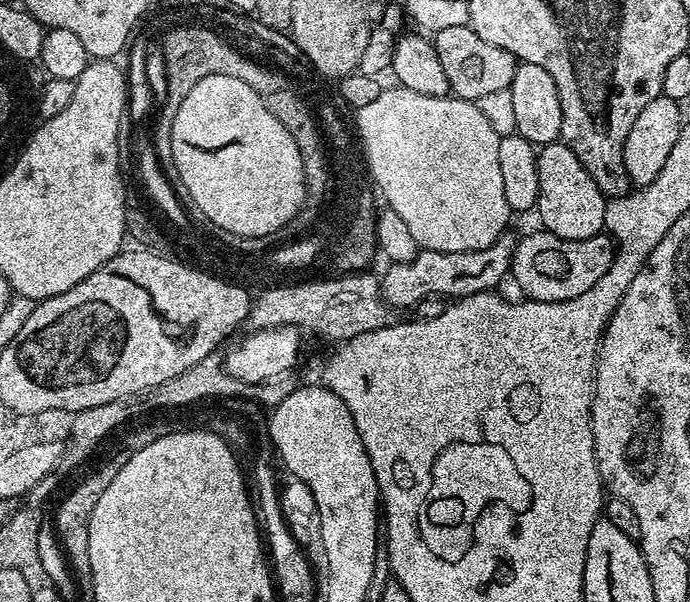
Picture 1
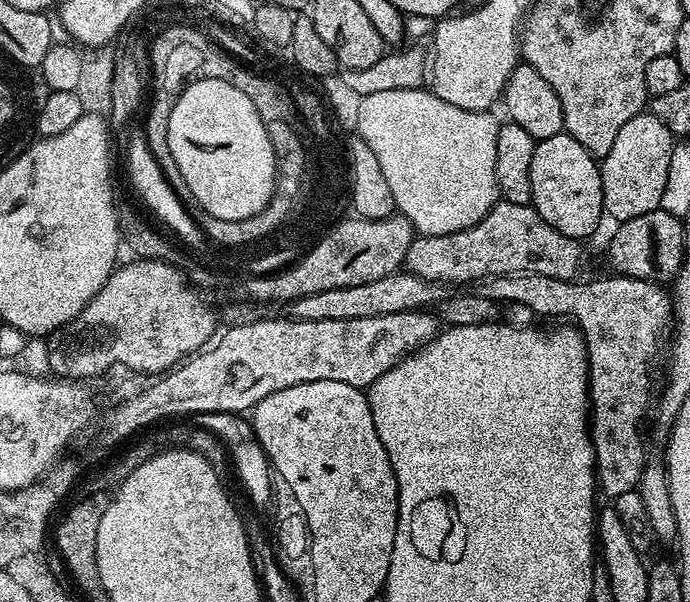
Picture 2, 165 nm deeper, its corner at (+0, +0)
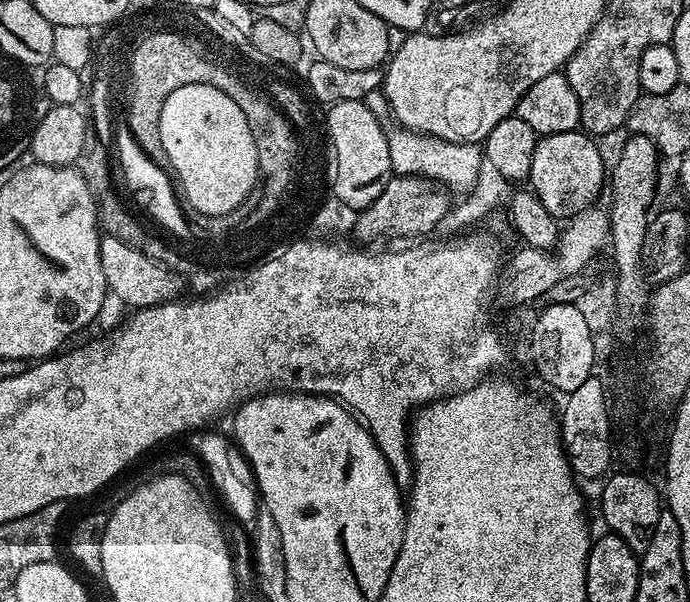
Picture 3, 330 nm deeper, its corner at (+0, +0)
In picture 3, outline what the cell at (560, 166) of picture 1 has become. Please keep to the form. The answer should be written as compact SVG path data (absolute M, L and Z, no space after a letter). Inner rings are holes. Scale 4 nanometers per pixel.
M583 130L539 137L534 146L533 161L527 183L536 197L557 221L564 222L582 210L593 207L600 191L606 188L606 164L600 148Z

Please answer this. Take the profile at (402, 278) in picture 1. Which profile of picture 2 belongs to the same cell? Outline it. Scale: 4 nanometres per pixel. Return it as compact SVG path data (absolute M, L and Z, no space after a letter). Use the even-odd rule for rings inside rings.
M498 201L476 225L448 235L415 237L404 259L405 269L424 281L452 286L495 276L542 273L562 280L577 277L584 254L581 241L554 230L530 204Z

